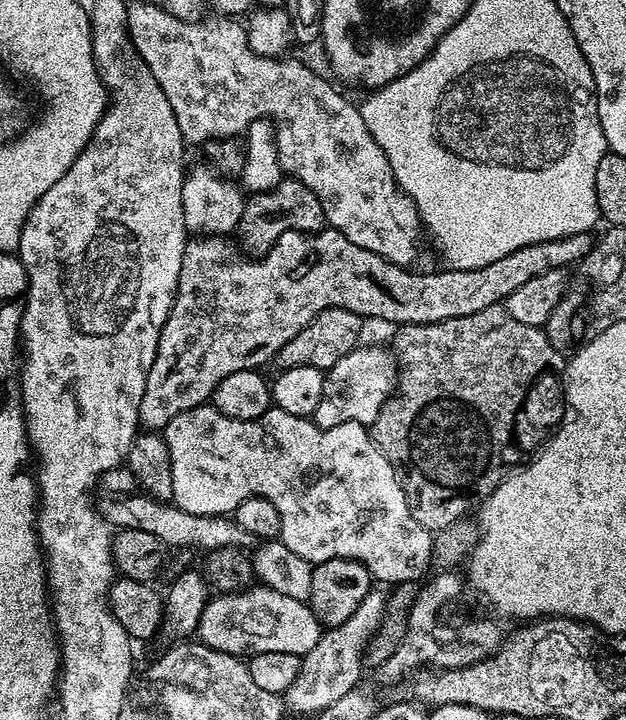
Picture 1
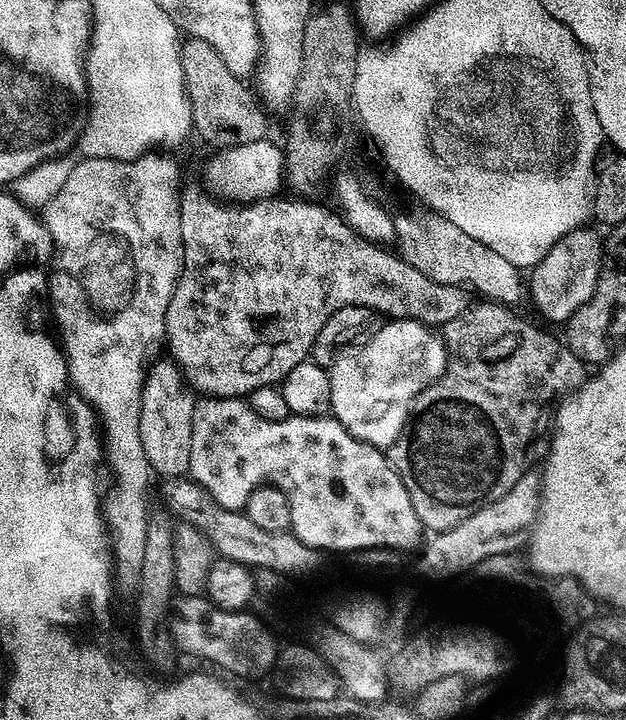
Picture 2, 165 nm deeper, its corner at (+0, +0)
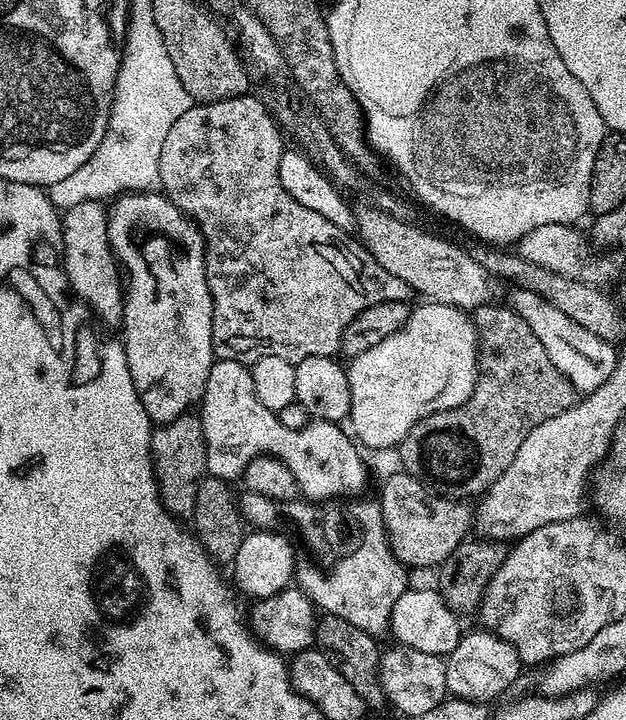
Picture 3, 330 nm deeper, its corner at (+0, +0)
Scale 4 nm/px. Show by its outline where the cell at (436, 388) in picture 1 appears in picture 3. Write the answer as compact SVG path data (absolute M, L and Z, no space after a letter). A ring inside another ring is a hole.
M496 302L483 304L471 313L478 341L478 375L470 398L465 404L456 404L441 412L429 411L398 446L400 460L404 463L401 464L403 471L417 476L432 491L440 496L448 496L451 500L467 501L472 498L468 496L483 497L502 470L514 462L514 454L518 454L522 442L526 442L526 434L530 434L534 426L542 426L546 418L554 418L570 410L570 406L574 406L578 399L575 386L560 373L554 362L550 362L550 354L546 354L546 346L534 338L534 330L522 322L511 306L499 308L498 305Z

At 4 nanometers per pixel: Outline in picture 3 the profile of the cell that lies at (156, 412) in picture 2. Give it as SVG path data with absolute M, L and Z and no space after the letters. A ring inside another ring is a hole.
M127 191L117 195L111 204L107 209L108 242L119 267L126 273L122 343L126 362L130 366L130 378L153 425L169 424L174 422L174 418L185 415L191 409L188 408L191 404L199 405L204 397L206 378L210 378L214 363L214 306L206 278L204 235L200 233L200 227L192 221L192 217L178 210L178 206L174 206L174 202L163 191Z

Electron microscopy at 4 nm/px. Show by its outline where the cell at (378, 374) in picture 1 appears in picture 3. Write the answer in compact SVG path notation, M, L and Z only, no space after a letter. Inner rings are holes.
M424 302L421 308L413 307L409 311L406 326L398 334L390 334L386 342L378 342L366 354L351 357L347 370L350 425L355 439L365 449L395 449L413 426L428 415L435 405L432 403L451 386L455 372L455 403L465 404L470 398L478 375L476 325L465 309Z

